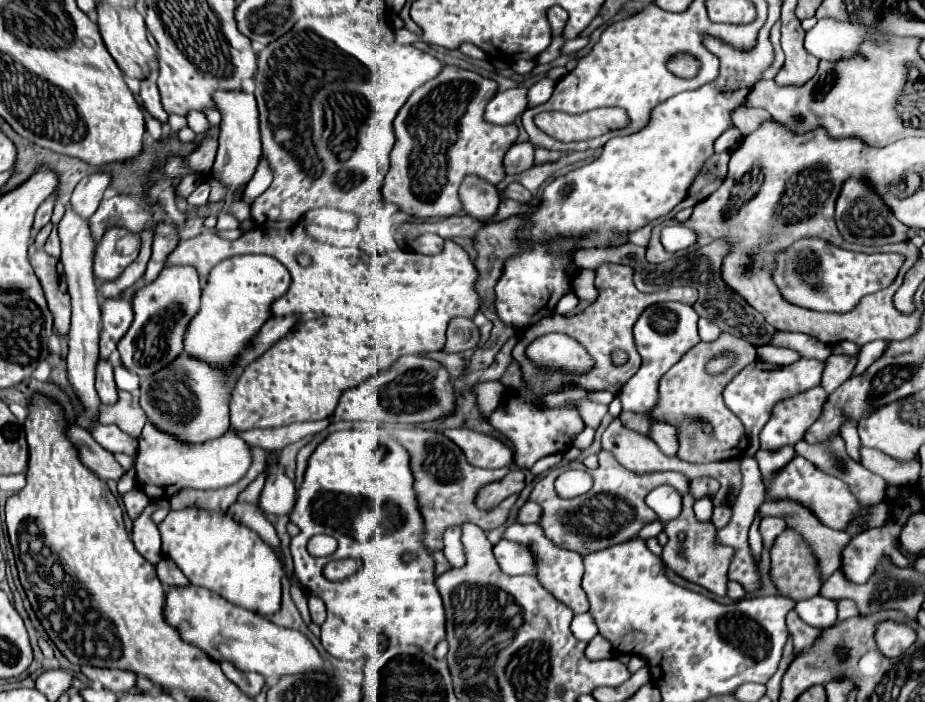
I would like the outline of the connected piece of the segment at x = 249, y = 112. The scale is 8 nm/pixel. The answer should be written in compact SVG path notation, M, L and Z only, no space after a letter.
M216 90L212 94L212 100L218 112L222 114L222 124L220 124L222 132L220 132L220 146L214 164L214 176L222 180L226 186L240 192L252 178L258 164L258 156L262 154L256 98L246 90Z

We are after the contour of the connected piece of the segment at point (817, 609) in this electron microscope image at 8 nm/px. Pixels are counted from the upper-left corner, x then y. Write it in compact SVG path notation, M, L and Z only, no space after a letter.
M820 594L798 602L794 610L804 622L808 622L810 626L820 626L820 630L836 624L836 602Z

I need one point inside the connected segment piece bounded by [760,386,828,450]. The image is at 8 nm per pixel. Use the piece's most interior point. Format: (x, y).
(790, 418)

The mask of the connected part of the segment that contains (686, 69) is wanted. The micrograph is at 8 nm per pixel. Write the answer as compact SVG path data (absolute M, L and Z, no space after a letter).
M680 56L680 58L676 58L676 60L670 62L670 70L674 74L678 74L678 76L686 76L690 72L696 72L698 64L690 56Z

